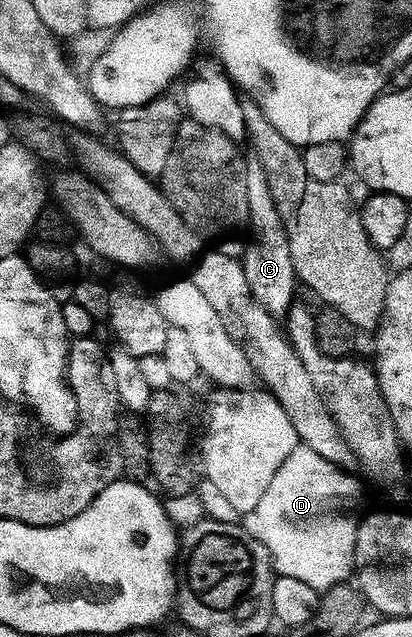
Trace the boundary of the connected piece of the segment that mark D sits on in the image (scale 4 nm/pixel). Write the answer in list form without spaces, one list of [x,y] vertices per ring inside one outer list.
[[[303,444],[297,445],[296,450],[286,460],[286,464],[282,464],[282,468],[274,474],[274,480],[270,482],[270,488],[266,488],[266,492],[262,492],[262,500],[258,500],[258,504],[254,504],[254,508],[250,508],[250,512],[243,515],[242,525],[244,529],[248,531],[250,536],[254,536],[254,540],[262,540],[262,544],[266,544],[266,548],[271,552],[272,564],[276,568],[277,575],[294,576],[296,580],[302,580],[304,584],[310,584],[318,592],[328,590],[332,586],[347,583],[353,577],[356,560],[356,527],[358,518],[357,515],[347,514],[347,510],[354,509],[360,502],[360,482],[354,475],[347,474],[348,472],[347,469],[336,466],[308,446]]]

